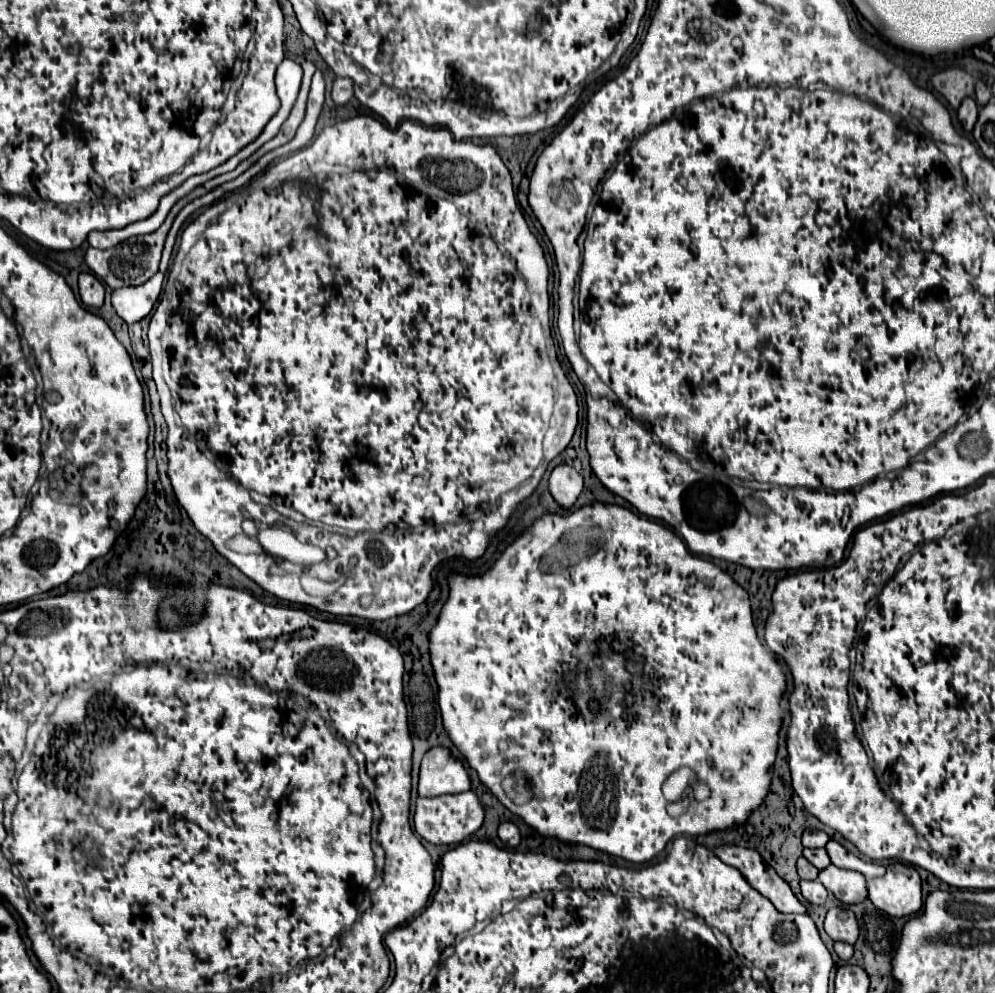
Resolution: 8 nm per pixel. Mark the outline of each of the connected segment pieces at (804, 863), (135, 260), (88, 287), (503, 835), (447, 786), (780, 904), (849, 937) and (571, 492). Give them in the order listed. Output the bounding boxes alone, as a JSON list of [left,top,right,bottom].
[[797,857,817,879],[85,213,177,289],[79,273,105,307],[499,821,519,847],[419,747,471,797],[715,845,805,913],[825,907,859,945],[549,465,583,511]]

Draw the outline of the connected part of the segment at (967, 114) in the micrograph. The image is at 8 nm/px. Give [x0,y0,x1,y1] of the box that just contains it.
[957,97,977,133]

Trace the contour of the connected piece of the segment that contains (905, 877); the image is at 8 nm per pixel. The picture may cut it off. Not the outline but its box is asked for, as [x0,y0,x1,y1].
[867,863,923,917]

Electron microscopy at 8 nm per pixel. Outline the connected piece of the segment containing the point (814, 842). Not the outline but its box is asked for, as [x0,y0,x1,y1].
[803,829,829,847]

